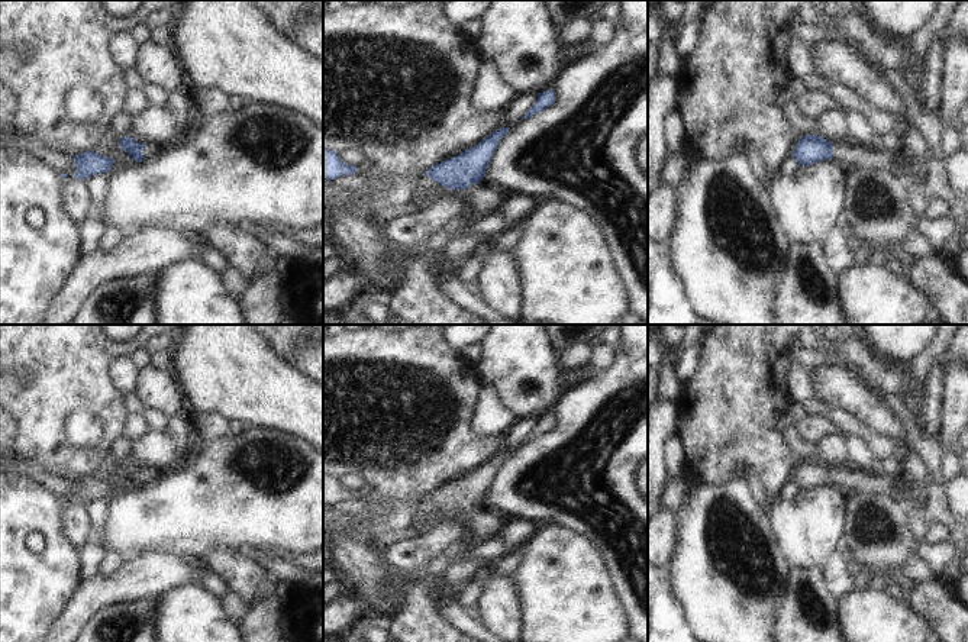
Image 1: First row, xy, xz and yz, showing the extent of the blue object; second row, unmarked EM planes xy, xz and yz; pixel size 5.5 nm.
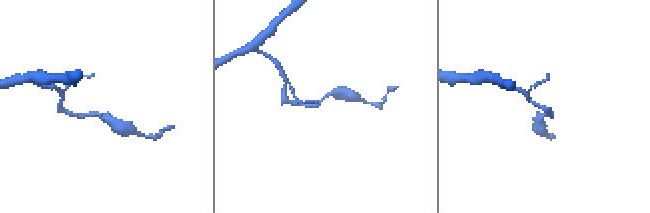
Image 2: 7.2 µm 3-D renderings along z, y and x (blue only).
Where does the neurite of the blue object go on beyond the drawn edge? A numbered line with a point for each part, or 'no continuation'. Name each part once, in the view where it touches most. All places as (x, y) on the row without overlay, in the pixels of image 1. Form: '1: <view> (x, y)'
1: xy (149, 474)

